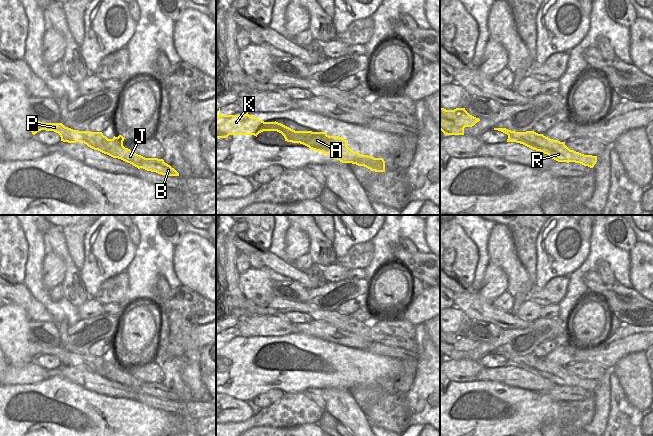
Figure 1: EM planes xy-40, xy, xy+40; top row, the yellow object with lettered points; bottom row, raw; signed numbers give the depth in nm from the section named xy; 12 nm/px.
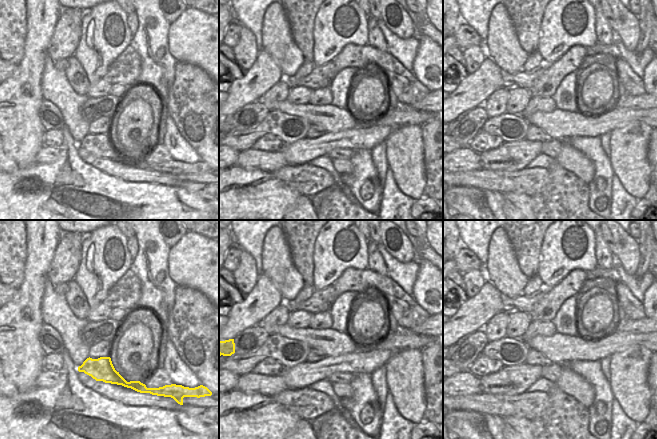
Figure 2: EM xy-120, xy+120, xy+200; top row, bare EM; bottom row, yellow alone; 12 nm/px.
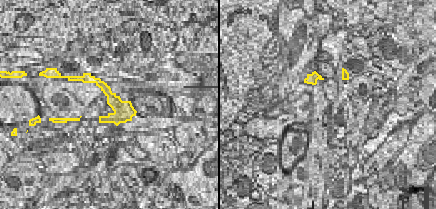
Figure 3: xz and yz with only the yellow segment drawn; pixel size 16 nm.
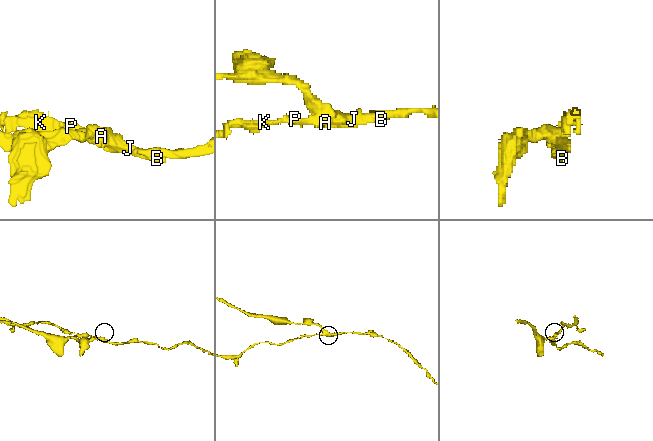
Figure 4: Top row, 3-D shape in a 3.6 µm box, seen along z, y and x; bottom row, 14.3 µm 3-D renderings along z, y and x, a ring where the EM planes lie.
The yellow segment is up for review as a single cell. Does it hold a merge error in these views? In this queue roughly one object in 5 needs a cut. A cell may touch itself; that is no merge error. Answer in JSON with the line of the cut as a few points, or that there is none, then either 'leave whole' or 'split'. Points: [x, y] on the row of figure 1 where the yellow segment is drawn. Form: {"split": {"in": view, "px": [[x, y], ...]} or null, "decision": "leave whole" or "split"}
{"split": {"in": "xy-40", "px": [[66, 127], [62, 140]]}, "decision": "split"}

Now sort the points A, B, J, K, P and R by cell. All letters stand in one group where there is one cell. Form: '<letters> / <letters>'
A B J R / K P

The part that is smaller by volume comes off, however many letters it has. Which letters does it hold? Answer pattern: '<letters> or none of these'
K, P

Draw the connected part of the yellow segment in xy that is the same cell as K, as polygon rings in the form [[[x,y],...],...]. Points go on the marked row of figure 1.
[[[248,107],[247,113],[244,115],[222,115],[219,108],[219,115],[216,116],[216,138],[218,139],[227,138],[229,135],[254,135],[257,137],[257,135],[263,131],[277,131],[281,133],[284,136],[285,141],[287,141],[289,129],[289,127],[276,121],[264,122],[253,115],[249,115]]]

